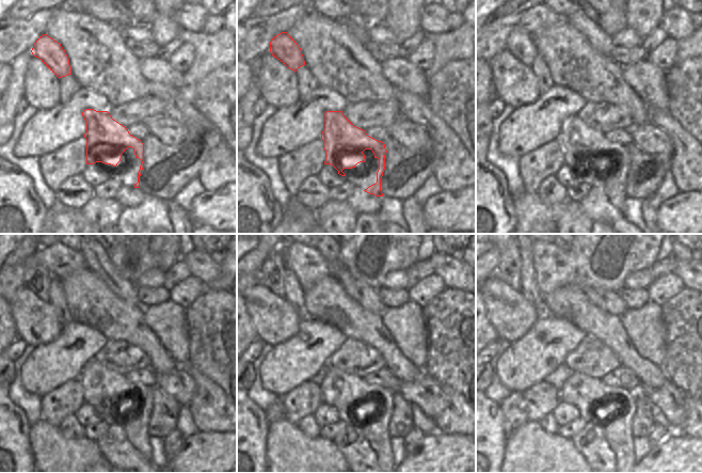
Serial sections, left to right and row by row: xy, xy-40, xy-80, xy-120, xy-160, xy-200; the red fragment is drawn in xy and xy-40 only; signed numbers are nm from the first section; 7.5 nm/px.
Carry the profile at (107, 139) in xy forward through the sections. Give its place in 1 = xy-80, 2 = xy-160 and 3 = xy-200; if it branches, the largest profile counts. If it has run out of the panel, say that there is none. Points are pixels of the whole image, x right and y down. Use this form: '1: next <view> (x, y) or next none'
1: next xy-80 (584, 147)
2: next xy-160 (342, 391)
3: next xy-200 (584, 392)

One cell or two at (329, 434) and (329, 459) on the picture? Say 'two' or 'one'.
two

